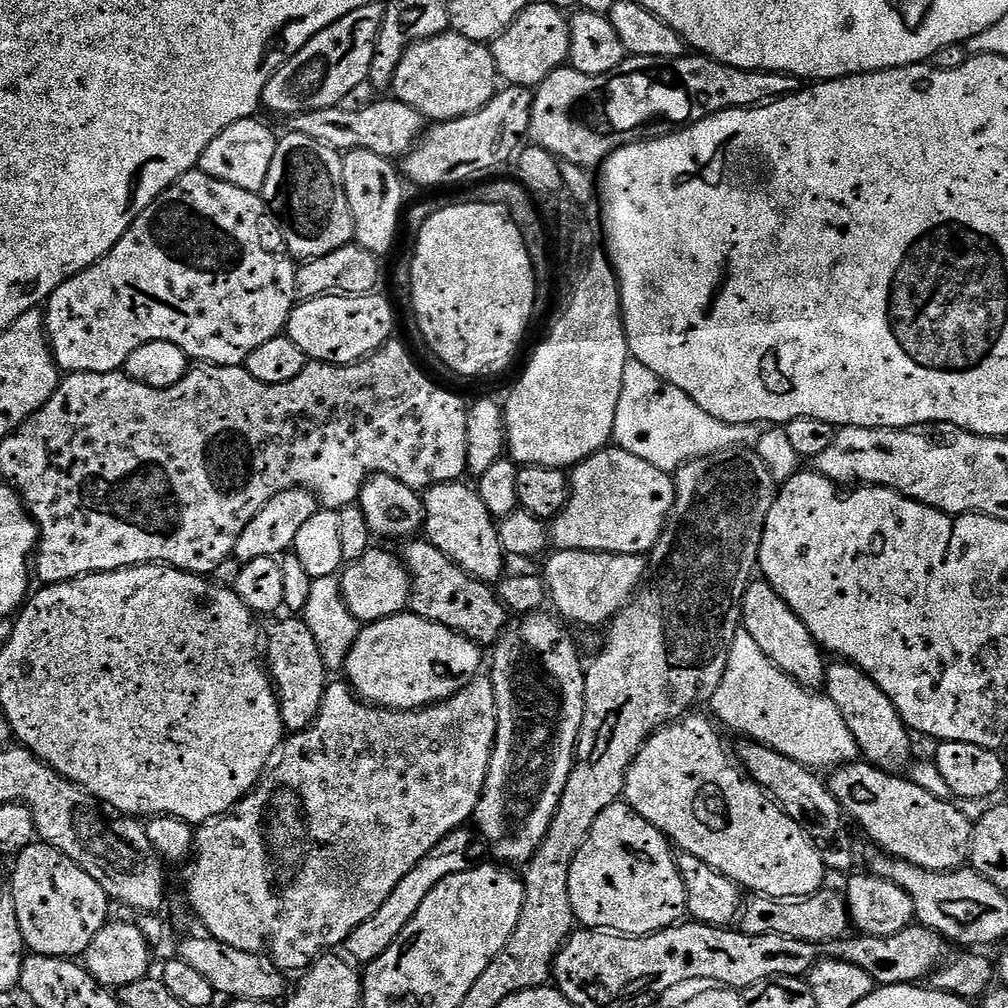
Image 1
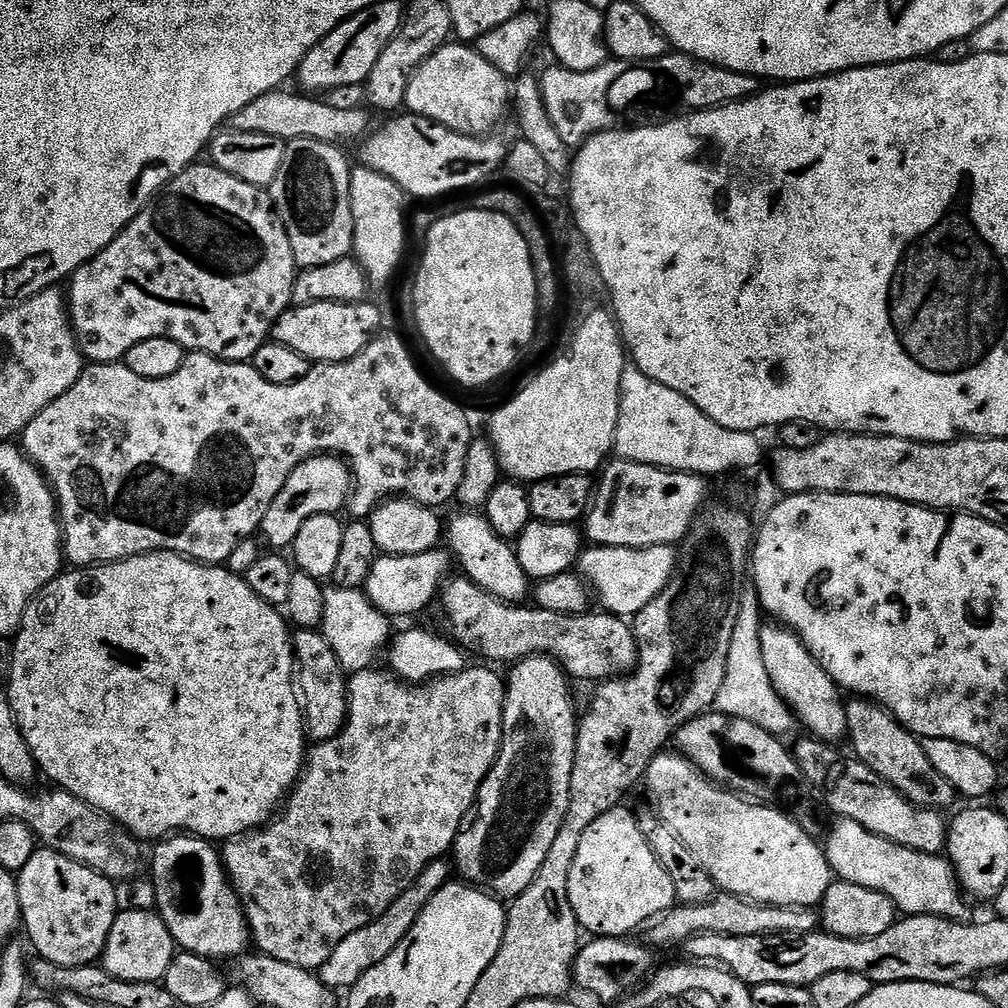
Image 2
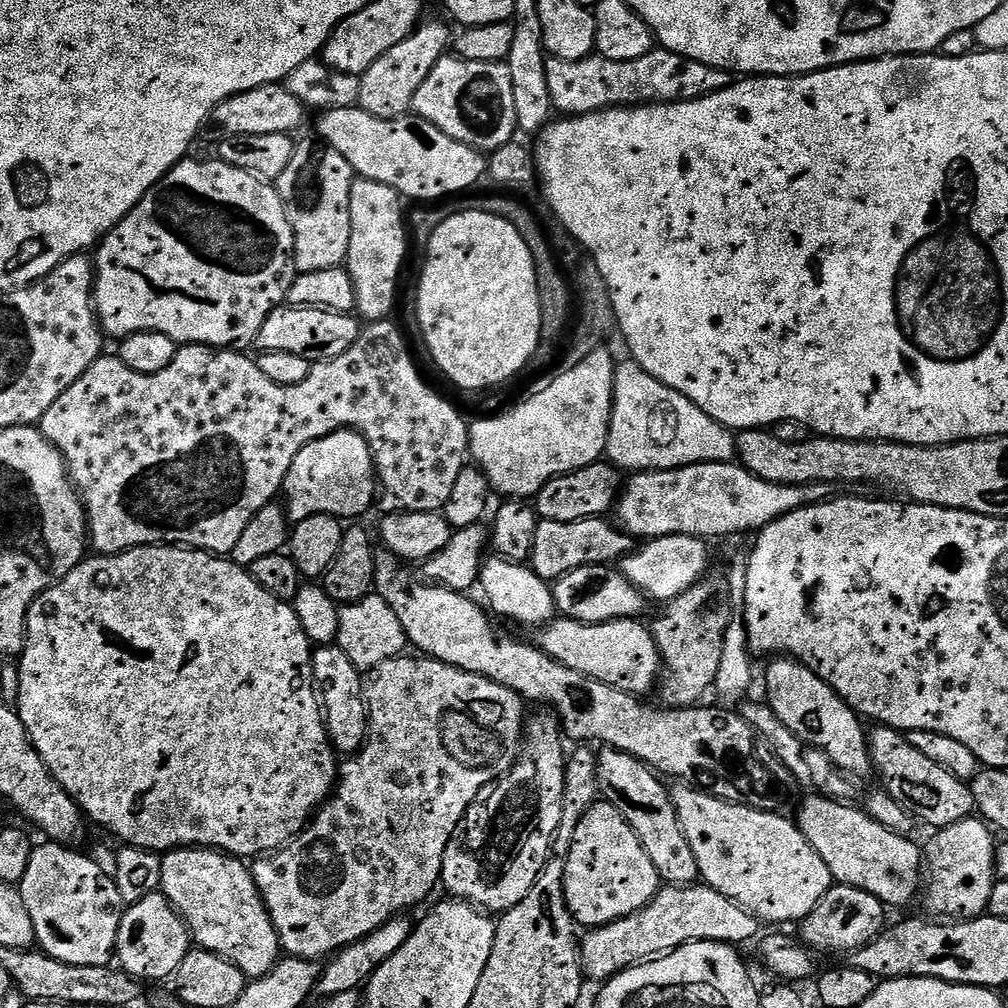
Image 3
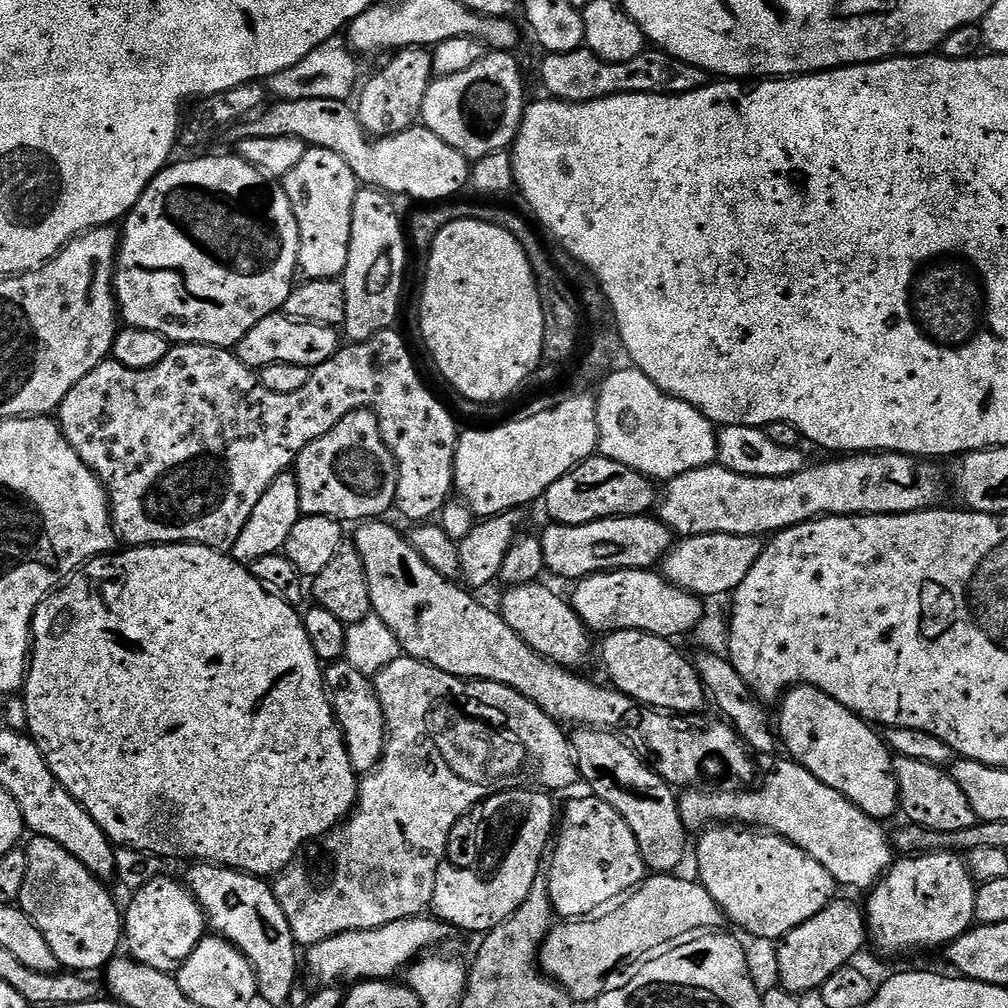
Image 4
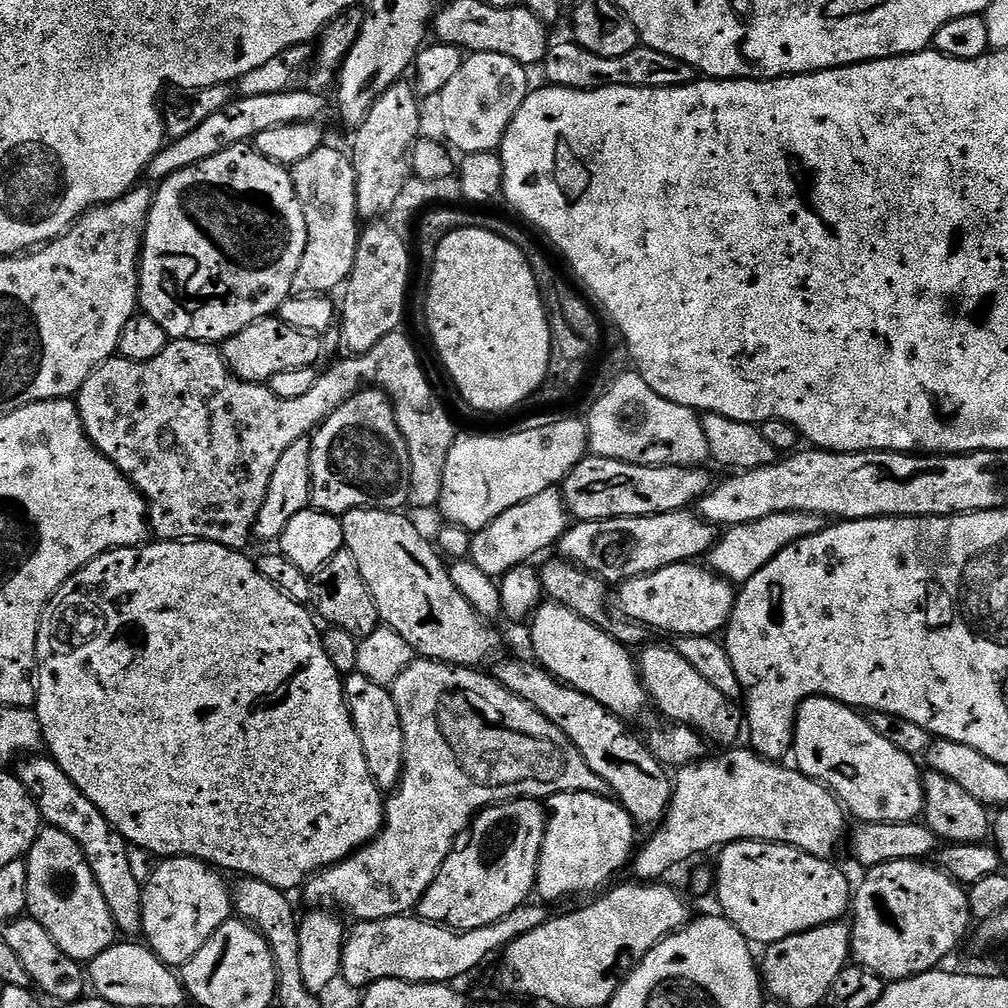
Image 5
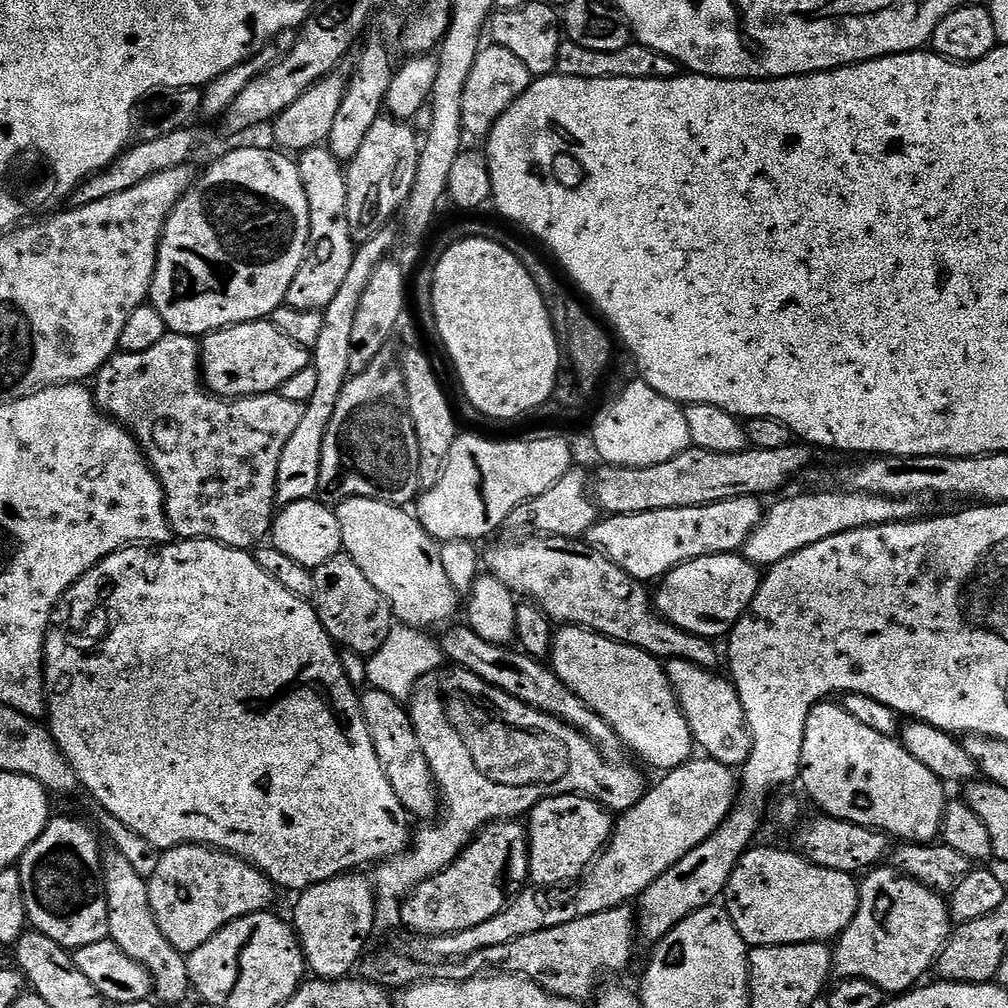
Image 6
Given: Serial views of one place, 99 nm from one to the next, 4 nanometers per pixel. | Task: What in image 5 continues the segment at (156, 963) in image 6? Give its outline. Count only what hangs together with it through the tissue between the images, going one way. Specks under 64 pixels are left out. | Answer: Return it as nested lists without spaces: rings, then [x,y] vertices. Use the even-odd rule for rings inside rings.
[[[32,754],[21,759],[15,765],[14,775],[28,788],[40,811],[40,819],[49,828],[62,830],[62,834],[70,834],[74,842],[82,850],[90,870],[94,874],[94,882],[98,882],[98,890],[102,890],[102,898],[106,898],[106,906],[110,906],[110,914],[116,923],[117,933],[132,938],[140,932],[142,926],[142,882],[134,878],[130,871],[130,847],[121,832],[113,828],[112,823],[70,782],[70,778],[57,765],[55,760],[44,754]]]

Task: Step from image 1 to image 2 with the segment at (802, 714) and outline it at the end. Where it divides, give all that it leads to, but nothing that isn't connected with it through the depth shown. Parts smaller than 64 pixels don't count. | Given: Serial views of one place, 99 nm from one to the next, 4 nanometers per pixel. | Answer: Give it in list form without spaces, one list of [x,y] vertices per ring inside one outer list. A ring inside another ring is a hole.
[[[745,582],[738,606],[738,622],[734,622],[734,634],[730,638],[730,654],[726,658],[726,678],[722,678],[722,690],[718,690],[714,708],[727,716],[746,718],[746,722],[754,722],[754,726],[760,726],[771,736],[784,738],[792,727],[797,727],[798,721],[778,690],[774,690],[770,674],[766,674],[766,666],[762,663],[760,616],[762,617],[762,609],[755,587]]]

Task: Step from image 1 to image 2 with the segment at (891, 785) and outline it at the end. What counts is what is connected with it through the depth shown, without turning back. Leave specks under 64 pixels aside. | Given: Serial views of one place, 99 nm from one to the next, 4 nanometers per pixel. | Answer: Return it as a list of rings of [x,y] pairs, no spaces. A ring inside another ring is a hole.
[[[807,739],[798,741],[796,748],[794,744],[794,755],[804,775],[805,784],[818,797],[819,803],[823,807],[825,804],[833,812],[833,817],[858,822],[858,826],[866,826],[866,830],[870,830],[898,846],[906,846],[915,852],[925,852],[934,856],[945,851],[948,842],[949,821],[943,820],[940,817],[943,815],[937,809],[919,808],[917,804],[911,804],[901,792],[894,790],[894,786],[890,786],[885,780],[878,778],[878,774],[874,774],[874,770],[870,770],[870,766],[866,766],[861,760],[857,760],[851,755],[843,756],[836,749],[839,747],[823,740]]]

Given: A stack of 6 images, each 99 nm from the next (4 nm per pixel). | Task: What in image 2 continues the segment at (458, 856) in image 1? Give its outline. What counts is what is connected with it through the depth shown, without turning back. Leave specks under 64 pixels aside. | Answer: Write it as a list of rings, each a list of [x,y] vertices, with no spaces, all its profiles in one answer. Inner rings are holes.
[[[447,859],[430,862],[430,866],[426,866],[426,870],[418,874],[416,881],[401,896],[394,898],[390,910],[370,922],[370,926],[362,926],[362,930],[354,930],[354,934],[342,938],[342,942],[334,946],[334,954],[330,954],[330,958],[326,958],[326,962],[318,970],[321,982],[333,990],[347,990],[356,985],[358,978],[362,978],[366,970],[374,970],[374,966],[378,966],[378,962],[382,962],[382,958],[386,958],[386,954],[390,954],[390,950],[394,950],[394,946],[398,946],[398,942],[402,942],[402,938],[410,934],[410,926],[414,926],[422,910],[426,910],[430,898],[434,898],[434,894],[441,892],[445,884],[449,883],[448,868],[450,872]]]

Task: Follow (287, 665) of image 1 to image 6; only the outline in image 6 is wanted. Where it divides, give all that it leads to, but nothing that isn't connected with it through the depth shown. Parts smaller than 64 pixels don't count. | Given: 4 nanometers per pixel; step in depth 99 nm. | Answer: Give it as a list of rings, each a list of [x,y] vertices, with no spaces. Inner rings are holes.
[[[371,687],[360,696],[360,709],[362,718],[366,718],[366,730],[370,730],[370,742],[374,742],[378,762],[382,762],[386,778],[390,778],[390,786],[394,786],[398,802],[402,802],[409,817],[416,819],[417,816],[420,822],[431,821],[438,812],[438,793],[426,756],[418,746],[418,734],[414,734],[411,711],[398,698]]]

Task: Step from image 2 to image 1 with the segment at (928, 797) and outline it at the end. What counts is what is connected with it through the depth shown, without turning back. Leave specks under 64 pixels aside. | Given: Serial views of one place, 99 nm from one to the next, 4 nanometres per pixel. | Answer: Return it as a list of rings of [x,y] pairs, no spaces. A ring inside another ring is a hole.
[[[833,659],[824,670],[823,691],[834,702],[834,706],[838,706],[838,714],[842,714],[846,726],[850,726],[850,734],[854,734],[854,742],[858,742],[860,755],[867,763],[893,774],[904,770],[900,768],[906,767],[905,769],[907,769],[909,767],[908,759],[912,756],[911,738],[913,739],[910,730],[902,722],[894,702],[890,702],[890,698],[886,698],[886,694],[882,694],[879,686],[861,668],[854,666],[849,660]]]

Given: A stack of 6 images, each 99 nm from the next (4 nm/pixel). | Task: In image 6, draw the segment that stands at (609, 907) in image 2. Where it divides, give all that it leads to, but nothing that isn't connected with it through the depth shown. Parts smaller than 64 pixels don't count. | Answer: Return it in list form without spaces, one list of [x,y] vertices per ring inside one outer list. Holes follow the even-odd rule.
[[[555,796],[527,813],[528,874],[533,885],[555,888],[580,879],[604,851],[614,827],[613,813],[589,796]]]

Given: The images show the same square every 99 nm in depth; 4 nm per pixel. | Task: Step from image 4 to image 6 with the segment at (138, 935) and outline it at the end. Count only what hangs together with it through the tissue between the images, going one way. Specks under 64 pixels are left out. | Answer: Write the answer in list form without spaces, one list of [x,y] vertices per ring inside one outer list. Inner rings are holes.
[[[184,844],[181,848],[167,849],[158,862],[158,870],[147,880],[150,894],[150,910],[154,910],[154,922],[158,922],[158,930],[166,936],[166,942],[174,946],[174,950],[185,954],[198,950],[218,930],[222,930],[230,922],[255,912],[262,912],[273,907],[272,899],[278,895],[277,889],[265,872],[259,872],[253,864],[221,852],[215,848],[199,844]]]

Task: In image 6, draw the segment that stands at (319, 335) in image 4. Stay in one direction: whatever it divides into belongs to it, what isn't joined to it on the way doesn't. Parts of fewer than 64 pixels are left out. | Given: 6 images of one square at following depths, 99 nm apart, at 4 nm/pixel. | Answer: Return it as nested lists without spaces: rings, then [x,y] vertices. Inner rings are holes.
[[[265,318],[262,320],[252,320],[249,324],[231,324],[229,328],[220,328],[217,332],[209,332],[202,340],[200,366],[202,369],[202,379],[212,395],[225,400],[238,400],[242,396],[261,396],[267,392],[279,392],[281,386],[283,386],[287,380],[294,378],[294,374],[298,374],[298,370],[306,370],[310,367],[310,352],[309,349],[298,346],[298,342],[290,342],[290,338],[286,338],[286,334],[282,334],[282,330],[278,330],[278,326],[274,326],[271,319]]]

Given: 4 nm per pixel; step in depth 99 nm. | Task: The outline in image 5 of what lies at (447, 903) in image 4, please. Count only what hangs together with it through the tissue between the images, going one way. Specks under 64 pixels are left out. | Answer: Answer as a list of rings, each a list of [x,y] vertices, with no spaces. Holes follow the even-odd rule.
[[[507,800],[504,804],[481,808],[464,835],[456,841],[456,847],[446,858],[442,870],[438,870],[438,878],[434,878],[420,900],[420,919],[465,932],[478,930],[478,926],[490,926],[490,922],[506,918],[510,910],[518,910],[523,904],[529,903],[536,887],[538,858],[547,825],[546,808],[540,800]]]

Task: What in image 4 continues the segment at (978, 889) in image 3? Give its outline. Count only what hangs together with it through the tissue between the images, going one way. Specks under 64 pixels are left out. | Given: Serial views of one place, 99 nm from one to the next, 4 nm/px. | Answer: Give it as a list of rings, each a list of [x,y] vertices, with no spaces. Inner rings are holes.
[[[925,852],[900,858],[867,893],[866,915],[871,943],[888,956],[919,948],[950,945],[976,924],[977,883],[965,857],[955,852]]]

